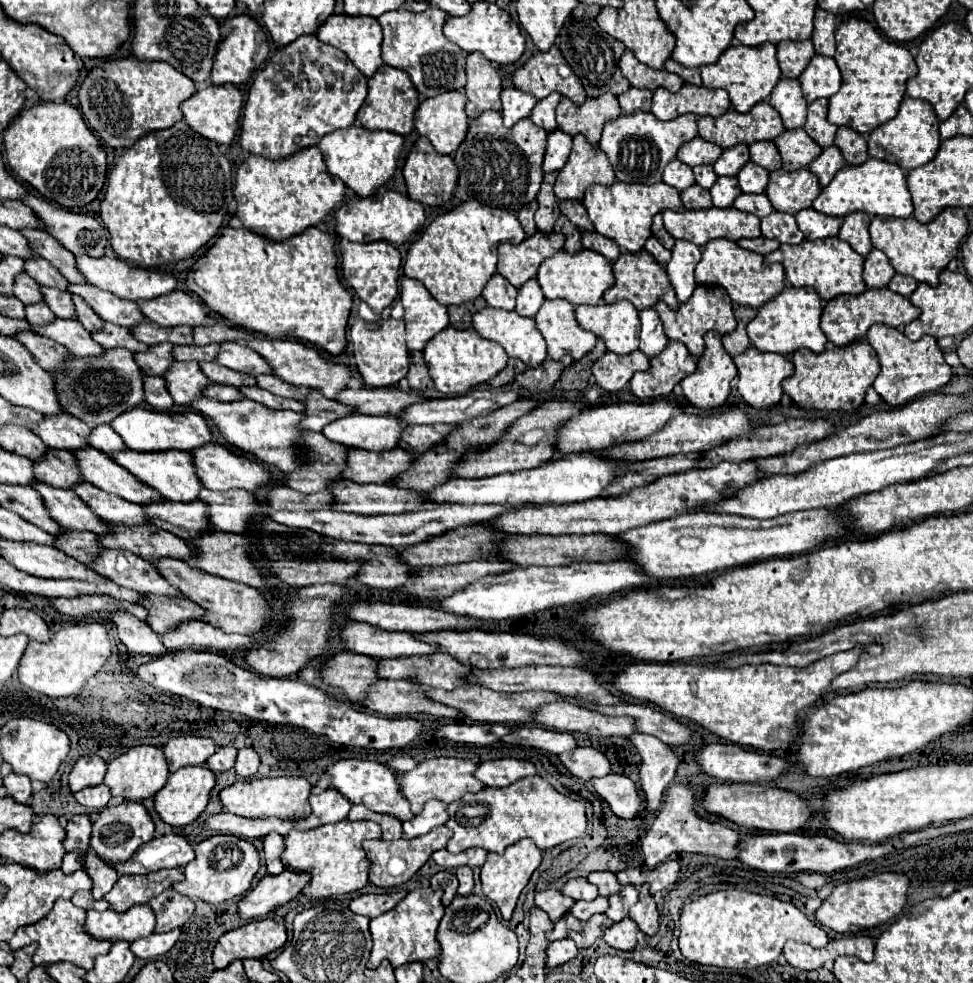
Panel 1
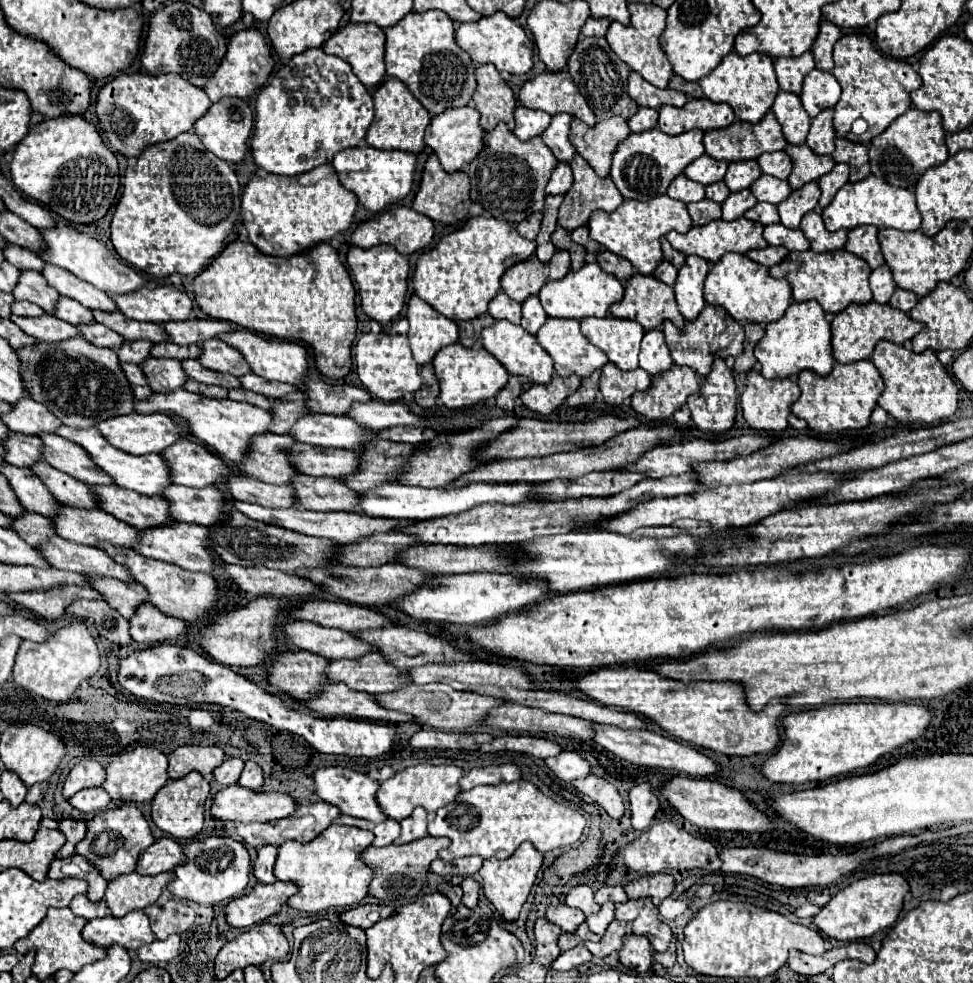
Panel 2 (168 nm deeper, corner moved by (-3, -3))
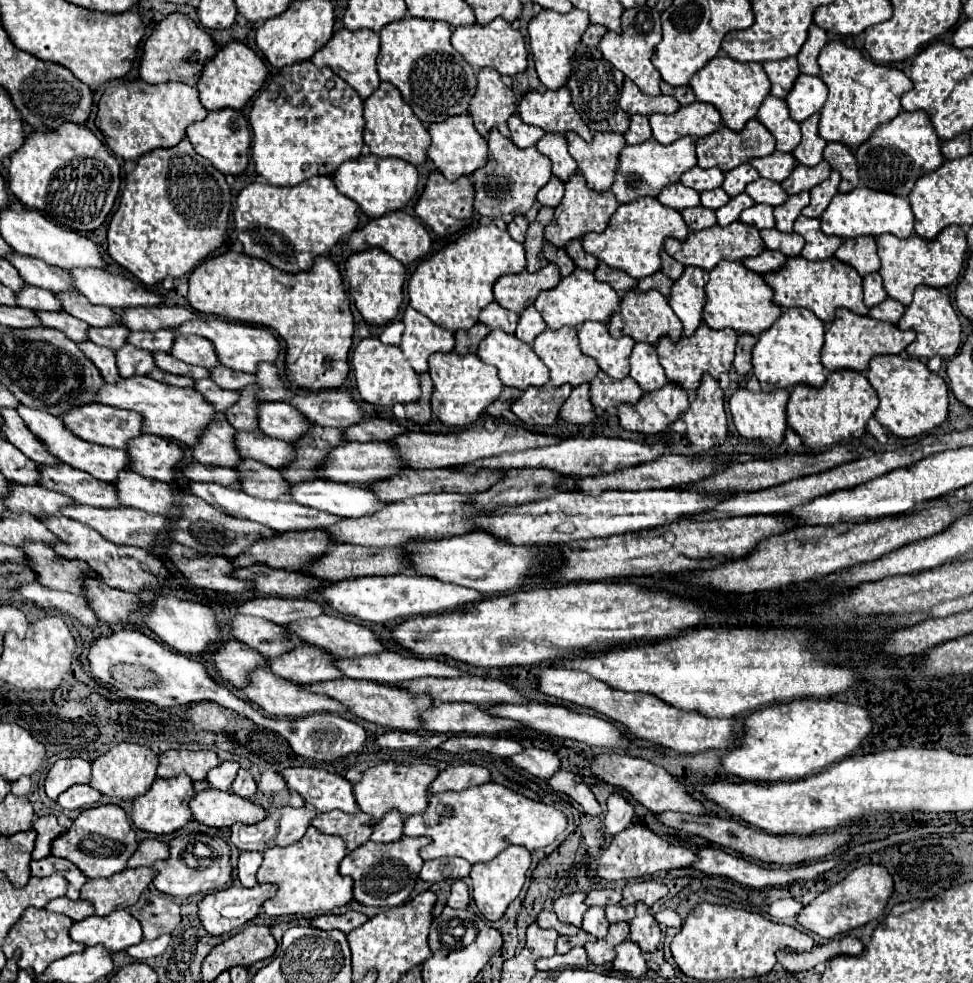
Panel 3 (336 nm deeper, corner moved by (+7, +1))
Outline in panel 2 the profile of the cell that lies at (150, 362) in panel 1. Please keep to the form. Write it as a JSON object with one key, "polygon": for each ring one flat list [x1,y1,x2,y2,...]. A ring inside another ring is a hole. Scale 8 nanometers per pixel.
{"polygon":[[125,341,123,347,117,349,117,357,121,363,143,365,151,357,151,347,149,341]]}

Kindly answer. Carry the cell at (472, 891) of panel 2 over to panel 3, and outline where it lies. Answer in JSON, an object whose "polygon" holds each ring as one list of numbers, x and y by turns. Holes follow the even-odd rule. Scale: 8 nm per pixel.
{"polygon":[[453,881,451,885,451,897,449,897,449,907,453,909,467,909,469,905,469,889,463,881]]}

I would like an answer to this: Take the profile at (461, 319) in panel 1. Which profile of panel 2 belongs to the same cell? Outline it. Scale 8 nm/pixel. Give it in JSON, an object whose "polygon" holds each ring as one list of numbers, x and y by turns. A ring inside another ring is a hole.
{"polygon":[[483,313,475,319,469,319,469,321,459,321,457,327,459,327,459,343,465,345,465,347,475,347,479,343,479,337,481,337,481,329,483,327,489,327,491,323,495,323,495,319,491,319,489,313]]}

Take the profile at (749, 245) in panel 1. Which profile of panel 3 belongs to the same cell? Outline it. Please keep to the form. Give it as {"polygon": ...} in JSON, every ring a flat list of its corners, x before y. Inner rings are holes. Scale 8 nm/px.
{"polygon":[[765,249,757,259,745,259,743,265,747,269,751,269,753,273,765,275,765,273,771,273,771,271,779,271,785,265,785,257,781,253,777,253,777,251]]}

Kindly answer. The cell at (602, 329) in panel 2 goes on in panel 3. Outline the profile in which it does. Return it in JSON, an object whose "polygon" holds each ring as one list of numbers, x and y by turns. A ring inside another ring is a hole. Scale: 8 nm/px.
{"polygon":[[585,323,577,329,583,355,597,361,599,369,613,379,629,375,629,357,635,341,629,337,613,339,605,323]]}

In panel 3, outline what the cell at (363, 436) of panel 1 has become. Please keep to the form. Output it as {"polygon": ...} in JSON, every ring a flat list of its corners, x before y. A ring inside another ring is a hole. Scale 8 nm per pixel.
{"polygon":[[263,401,257,409,259,431,281,441,295,441,313,425,305,421,305,417,283,401]]}

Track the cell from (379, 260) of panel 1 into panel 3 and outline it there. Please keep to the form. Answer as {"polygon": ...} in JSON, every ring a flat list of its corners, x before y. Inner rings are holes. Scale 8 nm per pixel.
{"polygon":[[381,249,353,253,345,263,345,273,349,279,349,293,355,299,355,307,369,325,387,325,397,317,403,303,405,283,405,267,397,259]]}

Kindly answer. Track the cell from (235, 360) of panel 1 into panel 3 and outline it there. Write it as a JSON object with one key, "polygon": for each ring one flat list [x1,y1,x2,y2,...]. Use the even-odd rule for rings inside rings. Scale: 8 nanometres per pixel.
{"polygon":[[175,335,175,341,169,353,183,363,201,365,205,369,219,365,217,355,213,355,213,343,197,335]]}

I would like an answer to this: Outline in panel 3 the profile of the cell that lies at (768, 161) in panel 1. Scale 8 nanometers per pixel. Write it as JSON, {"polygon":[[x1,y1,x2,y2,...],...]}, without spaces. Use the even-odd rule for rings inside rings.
{"polygon":[[775,151,773,155,767,155,767,157,755,157,749,163,759,171,761,177,771,179,775,183,781,183,791,175,791,171,795,167,795,157,785,155,781,151]]}

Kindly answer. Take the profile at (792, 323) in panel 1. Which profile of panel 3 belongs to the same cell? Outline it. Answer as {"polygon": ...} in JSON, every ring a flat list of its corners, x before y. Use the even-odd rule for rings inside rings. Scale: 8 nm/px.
{"polygon":[[785,309,777,323,759,335,753,349,753,373,759,379,761,391,791,389,795,385,821,387,827,379,825,367,821,367,821,347,823,347,825,325,811,311,805,309]]}

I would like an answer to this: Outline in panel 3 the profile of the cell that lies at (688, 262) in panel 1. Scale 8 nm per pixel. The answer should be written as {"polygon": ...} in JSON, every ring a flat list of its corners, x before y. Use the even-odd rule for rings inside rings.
{"polygon":[[699,267,685,269,681,279,673,283,669,305,683,323,683,335,691,337,703,321,705,305,705,273]]}

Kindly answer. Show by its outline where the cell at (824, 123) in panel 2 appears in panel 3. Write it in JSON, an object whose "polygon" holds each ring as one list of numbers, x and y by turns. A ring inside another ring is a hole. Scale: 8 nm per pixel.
{"polygon":[[811,115,811,119,801,123,803,139,793,151,793,157,805,167,815,167,823,159,823,147,827,145,827,141,819,137,817,125,819,125,819,115]]}

